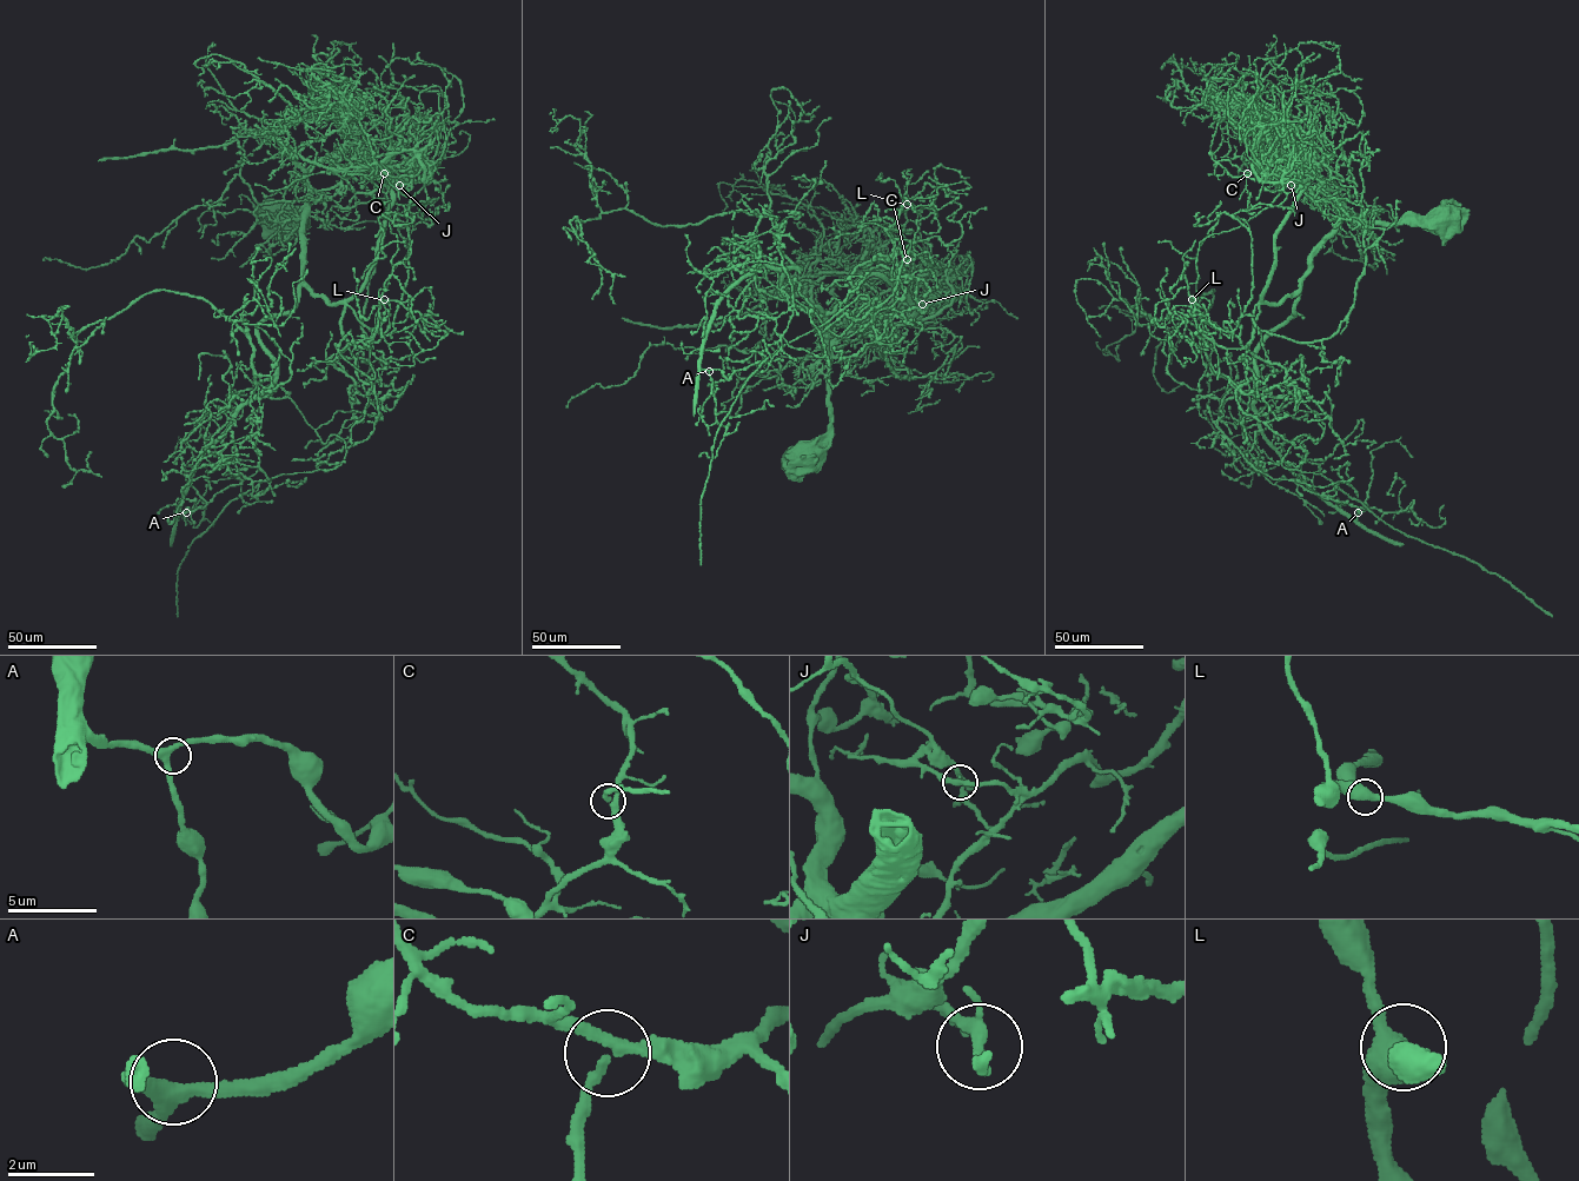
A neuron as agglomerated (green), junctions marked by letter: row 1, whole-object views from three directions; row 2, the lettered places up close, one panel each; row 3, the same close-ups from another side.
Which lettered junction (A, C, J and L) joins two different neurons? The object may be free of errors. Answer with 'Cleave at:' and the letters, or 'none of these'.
Cleave at: J

